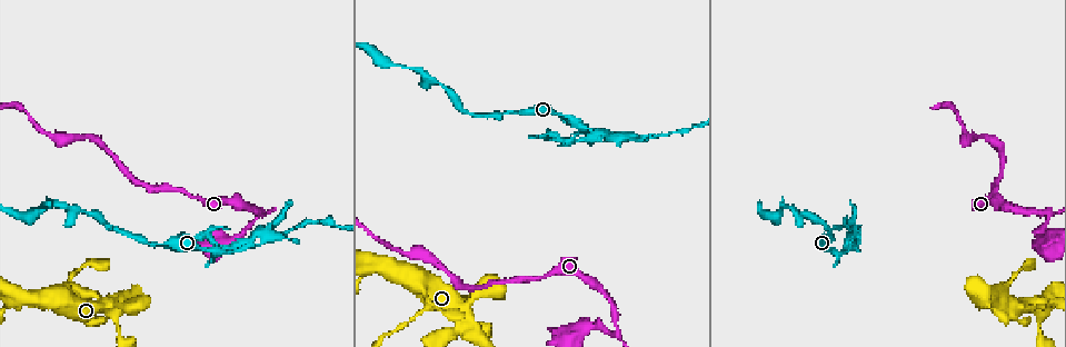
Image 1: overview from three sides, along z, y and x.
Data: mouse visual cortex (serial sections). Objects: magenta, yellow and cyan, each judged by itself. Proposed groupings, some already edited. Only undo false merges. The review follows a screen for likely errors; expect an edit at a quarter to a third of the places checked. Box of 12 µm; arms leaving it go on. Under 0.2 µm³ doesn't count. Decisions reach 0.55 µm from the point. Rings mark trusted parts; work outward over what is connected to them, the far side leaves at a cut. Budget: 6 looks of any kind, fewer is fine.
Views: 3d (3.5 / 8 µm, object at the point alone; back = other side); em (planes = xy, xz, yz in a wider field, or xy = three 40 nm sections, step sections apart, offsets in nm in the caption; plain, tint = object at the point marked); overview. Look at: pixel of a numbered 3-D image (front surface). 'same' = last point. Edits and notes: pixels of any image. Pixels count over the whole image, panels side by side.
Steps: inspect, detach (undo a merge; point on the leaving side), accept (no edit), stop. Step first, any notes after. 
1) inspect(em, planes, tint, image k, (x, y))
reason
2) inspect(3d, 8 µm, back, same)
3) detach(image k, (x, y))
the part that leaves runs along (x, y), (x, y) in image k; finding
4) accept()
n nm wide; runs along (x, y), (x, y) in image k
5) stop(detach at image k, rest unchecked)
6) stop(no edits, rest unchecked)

inspect(3d, 8 µm, image 1, (1046, 210))
sharp bend

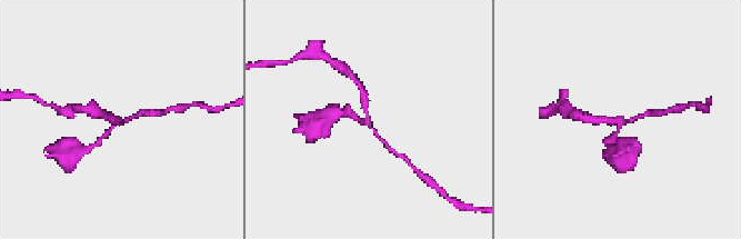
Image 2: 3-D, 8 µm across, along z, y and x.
inspect(em, xy, step 2, tint, image 2, (121, 118))

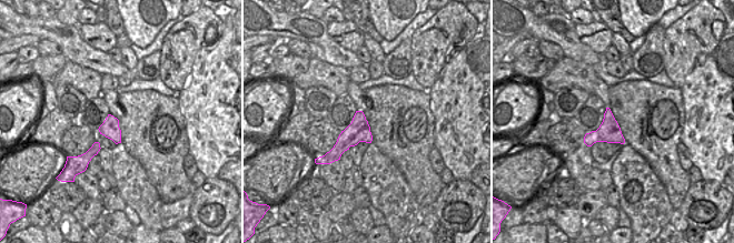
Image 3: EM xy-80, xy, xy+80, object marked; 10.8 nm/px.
accept()
continuous, no second cell

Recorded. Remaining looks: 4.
inspect(3d, 3.5 µm, image 1, (483, 290))
sudden change in width

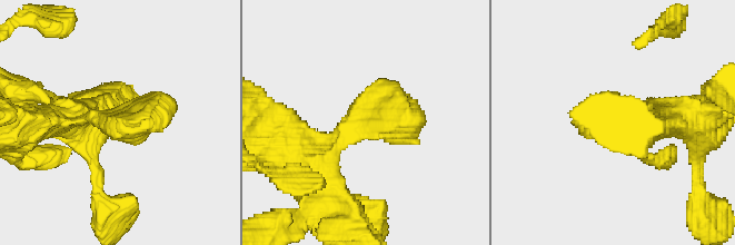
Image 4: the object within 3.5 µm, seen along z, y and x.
inspect(em, xy, step 5, tint, image 4, (109, 124))
now the EM

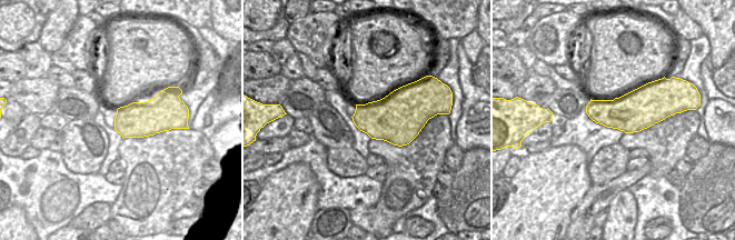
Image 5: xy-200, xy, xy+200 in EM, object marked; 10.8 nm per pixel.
accept()
runs along (305, 164), (359, 118), (420, 113) in image 4; continuous, no second cell

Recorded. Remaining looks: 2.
inspect(3d, 3.5 µm, image 1, (257, 232))
sharp bend

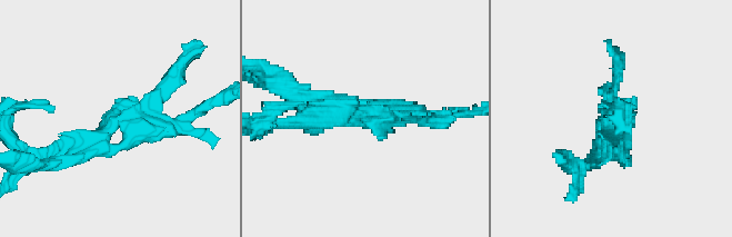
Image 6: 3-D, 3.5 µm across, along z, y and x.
inspect(em, xy, step 5, tint, image 6, (116, 120))

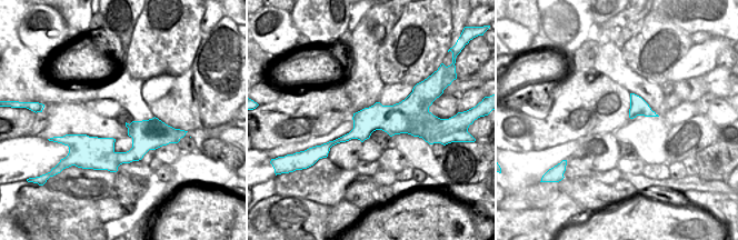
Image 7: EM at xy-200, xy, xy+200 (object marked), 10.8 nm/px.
detach(image 6, (178, 78))
the part that leaves runs along (348, 102), (364, 119), (440, 117) in image 6; a second cell is stuck on

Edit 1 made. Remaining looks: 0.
stop(detach at image 6, rest unchecked)

